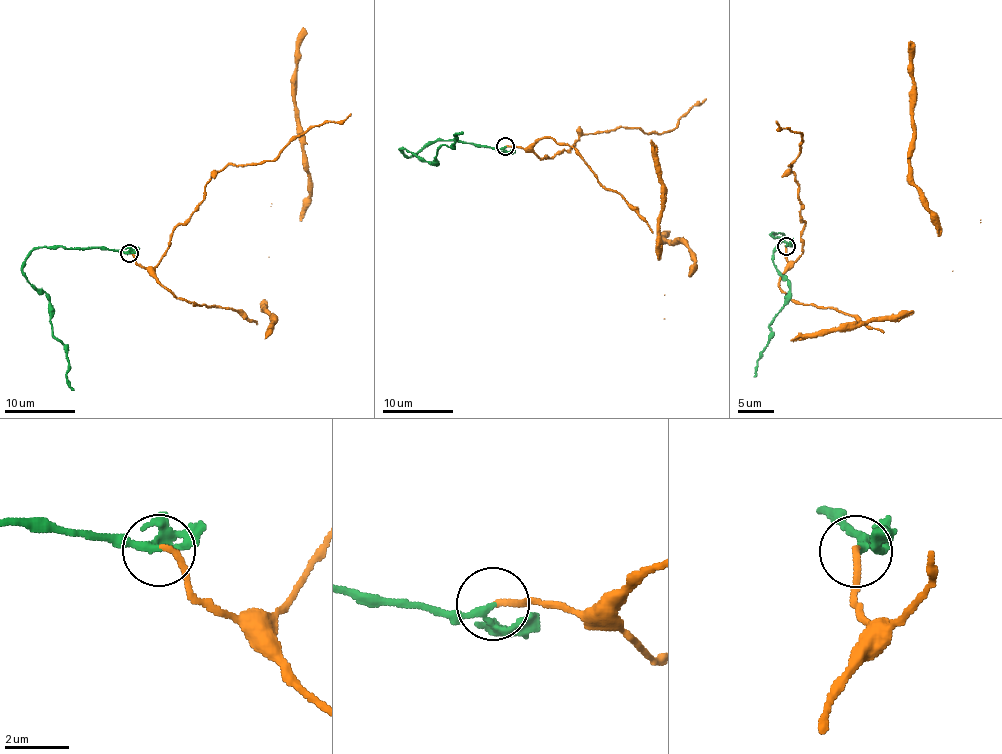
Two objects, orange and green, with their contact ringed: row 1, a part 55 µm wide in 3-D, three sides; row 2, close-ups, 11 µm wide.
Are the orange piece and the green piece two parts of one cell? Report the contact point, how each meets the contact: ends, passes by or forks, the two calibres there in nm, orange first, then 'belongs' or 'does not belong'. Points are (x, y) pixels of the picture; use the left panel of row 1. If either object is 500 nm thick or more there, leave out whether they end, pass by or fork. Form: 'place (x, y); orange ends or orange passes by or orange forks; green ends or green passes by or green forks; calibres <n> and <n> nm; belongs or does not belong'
place (129, 253); orange ends; green passes by; calibres 180 and 190 nm; belongs

